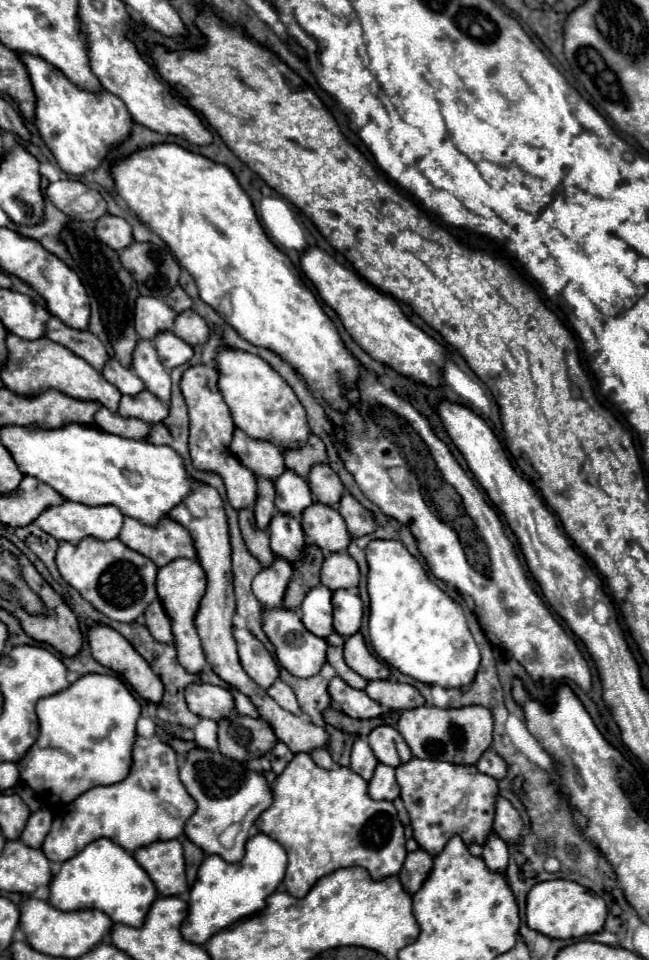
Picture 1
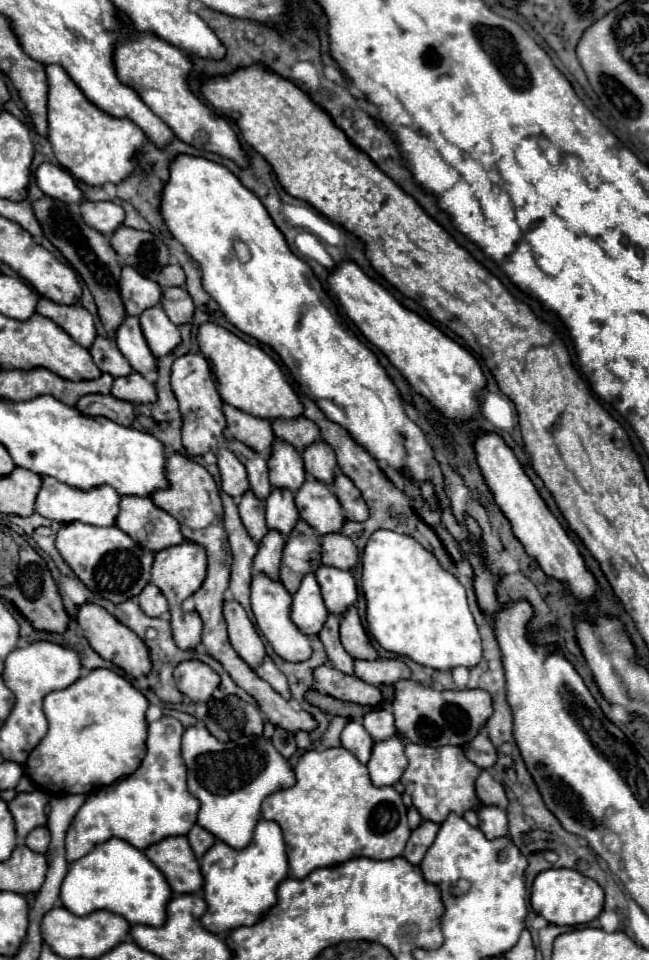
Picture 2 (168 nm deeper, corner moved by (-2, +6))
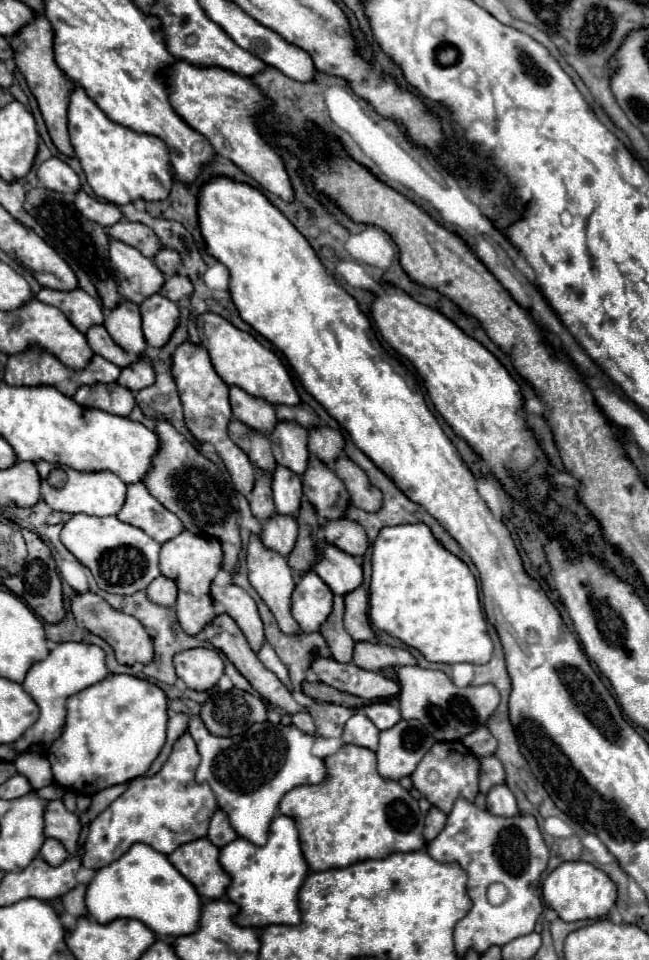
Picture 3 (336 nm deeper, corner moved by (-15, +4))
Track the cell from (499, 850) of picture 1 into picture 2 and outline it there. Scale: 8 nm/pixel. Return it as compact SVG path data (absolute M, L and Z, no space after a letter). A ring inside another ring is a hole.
M484 805L478 811L478 819L480 819L480 831L488 839L498 839L498 837L508 835L508 821L506 821L506 811L504 809Z

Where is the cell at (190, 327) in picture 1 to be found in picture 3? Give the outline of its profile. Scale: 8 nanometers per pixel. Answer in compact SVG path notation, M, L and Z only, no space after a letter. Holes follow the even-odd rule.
M175 273L173 277L169 277L169 279L163 283L163 287L161 287L159 293L161 293L163 297L171 299L171 301L179 301L179 299L189 297L189 295L193 293L193 285L191 285L191 281L189 281L185 275Z

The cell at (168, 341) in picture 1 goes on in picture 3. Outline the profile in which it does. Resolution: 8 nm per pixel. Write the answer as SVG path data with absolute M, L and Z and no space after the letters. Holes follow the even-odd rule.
M155 293L147 297L139 305L139 309L141 309L141 329L143 337L147 337L147 345L155 349L163 347L179 323L177 303Z

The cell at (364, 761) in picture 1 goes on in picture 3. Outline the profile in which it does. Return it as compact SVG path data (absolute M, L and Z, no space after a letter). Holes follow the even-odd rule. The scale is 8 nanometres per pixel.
M355 713L343 729L341 735L343 743L351 743L351 745L361 745L367 747L371 751L377 751L377 741L379 741L379 729L371 723L371 719L367 719L367 715L363 713Z

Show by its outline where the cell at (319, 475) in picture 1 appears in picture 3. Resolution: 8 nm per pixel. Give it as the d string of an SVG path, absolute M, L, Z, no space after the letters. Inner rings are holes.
M313 427L309 429L309 451L315 453L317 459L331 465L343 451L345 441L341 431L331 427Z

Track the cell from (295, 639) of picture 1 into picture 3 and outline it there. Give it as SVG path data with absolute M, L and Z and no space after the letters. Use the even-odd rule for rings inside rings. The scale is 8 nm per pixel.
M251 535L249 545L247 545L247 569L249 569L251 585L255 587L259 597L267 603L267 607L273 611L279 627L283 627L283 631L287 631L287 633L299 631L299 625L295 623L295 619L291 615L291 593L295 589L295 581L291 575L291 567L287 565L287 559L283 555L279 555L277 551L267 549L261 543L259 535Z

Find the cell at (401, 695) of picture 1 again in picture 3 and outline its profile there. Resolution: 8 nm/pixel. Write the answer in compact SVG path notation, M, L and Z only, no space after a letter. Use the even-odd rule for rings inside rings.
M355 643L353 663L369 671L379 671L383 667L417 665L415 657L407 649L389 647L383 643Z

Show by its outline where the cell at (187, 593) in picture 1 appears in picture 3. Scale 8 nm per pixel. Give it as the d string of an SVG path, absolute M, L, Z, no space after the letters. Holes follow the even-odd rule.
M183 531L175 539L169 539L167 543L161 545L159 569L165 577L173 579L179 587L179 595L175 601L177 619L179 619L183 631L189 635L201 633L203 627L209 625L211 619L215 617L213 601L209 595L209 585L211 585L213 577L217 575L221 561L223 561L223 551L221 551L221 543L215 537L201 537L191 531Z

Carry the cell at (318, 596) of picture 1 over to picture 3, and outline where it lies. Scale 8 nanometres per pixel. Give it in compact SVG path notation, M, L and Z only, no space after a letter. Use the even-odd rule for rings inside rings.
M315 571L299 575L291 597L291 615L301 631L319 631L331 613L333 593Z

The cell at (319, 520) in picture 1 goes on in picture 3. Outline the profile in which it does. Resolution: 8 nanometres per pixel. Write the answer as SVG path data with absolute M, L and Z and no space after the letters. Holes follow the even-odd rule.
M311 457L303 479L303 495L323 519L339 519L349 503L343 481L323 461Z

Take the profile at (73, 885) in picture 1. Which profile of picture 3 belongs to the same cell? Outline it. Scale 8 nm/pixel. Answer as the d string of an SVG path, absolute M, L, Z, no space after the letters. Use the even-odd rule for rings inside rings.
M135 843L125 855L107 867L97 869L85 895L87 911L97 923L111 923L111 919L139 919L159 937L191 935L199 927L201 897L175 871L173 863L159 851L145 843Z

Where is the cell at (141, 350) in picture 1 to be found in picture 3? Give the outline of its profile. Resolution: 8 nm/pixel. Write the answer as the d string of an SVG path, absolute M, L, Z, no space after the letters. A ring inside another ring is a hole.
M121 299L105 317L103 327L107 329L111 339L131 355L131 359L137 359L145 353L147 345L141 331L139 305Z

